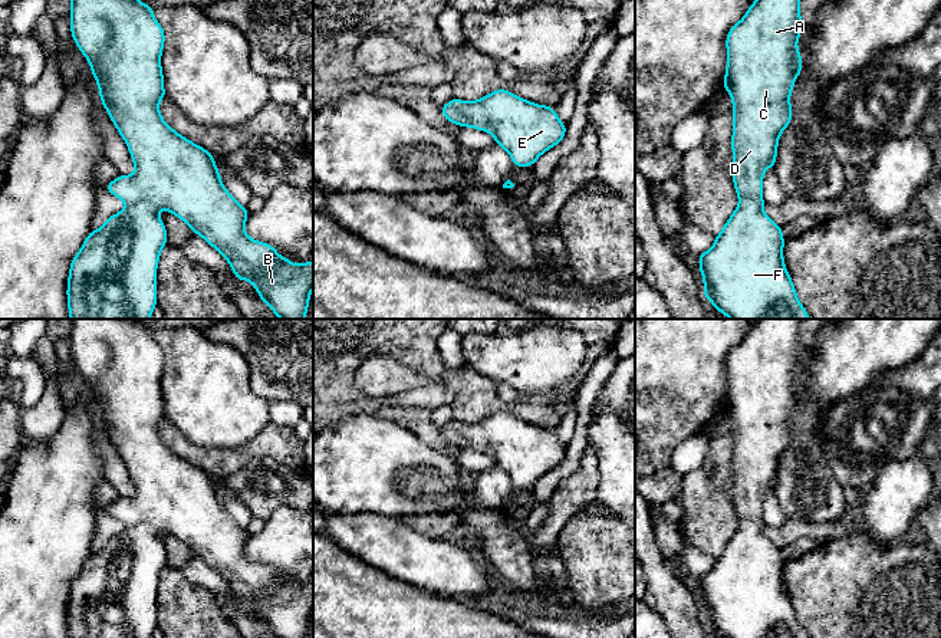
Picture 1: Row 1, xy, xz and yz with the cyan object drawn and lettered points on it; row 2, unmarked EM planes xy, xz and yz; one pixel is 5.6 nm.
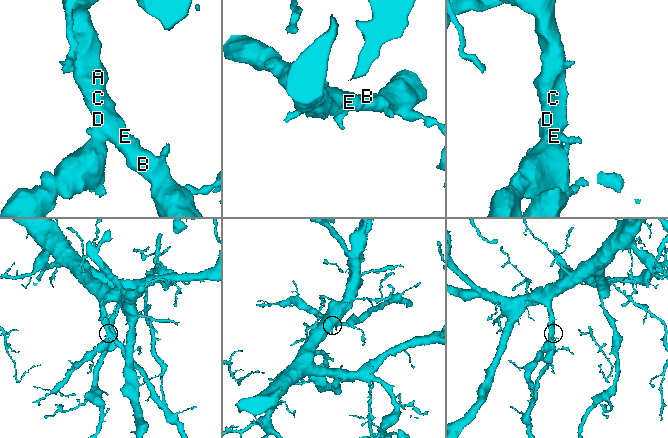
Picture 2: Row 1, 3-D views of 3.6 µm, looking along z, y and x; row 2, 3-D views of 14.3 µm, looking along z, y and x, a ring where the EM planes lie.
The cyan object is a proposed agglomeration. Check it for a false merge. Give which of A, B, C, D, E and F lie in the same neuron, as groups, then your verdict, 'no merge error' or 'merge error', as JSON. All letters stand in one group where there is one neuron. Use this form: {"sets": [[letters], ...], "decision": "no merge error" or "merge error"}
{"sets": [["A", "B", "C", "D", "E", "F"]], "decision": "no merge error"}

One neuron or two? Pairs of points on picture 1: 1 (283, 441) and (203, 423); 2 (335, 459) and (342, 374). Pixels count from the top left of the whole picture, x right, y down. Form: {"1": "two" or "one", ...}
{"1": "two", "2": "two"}

